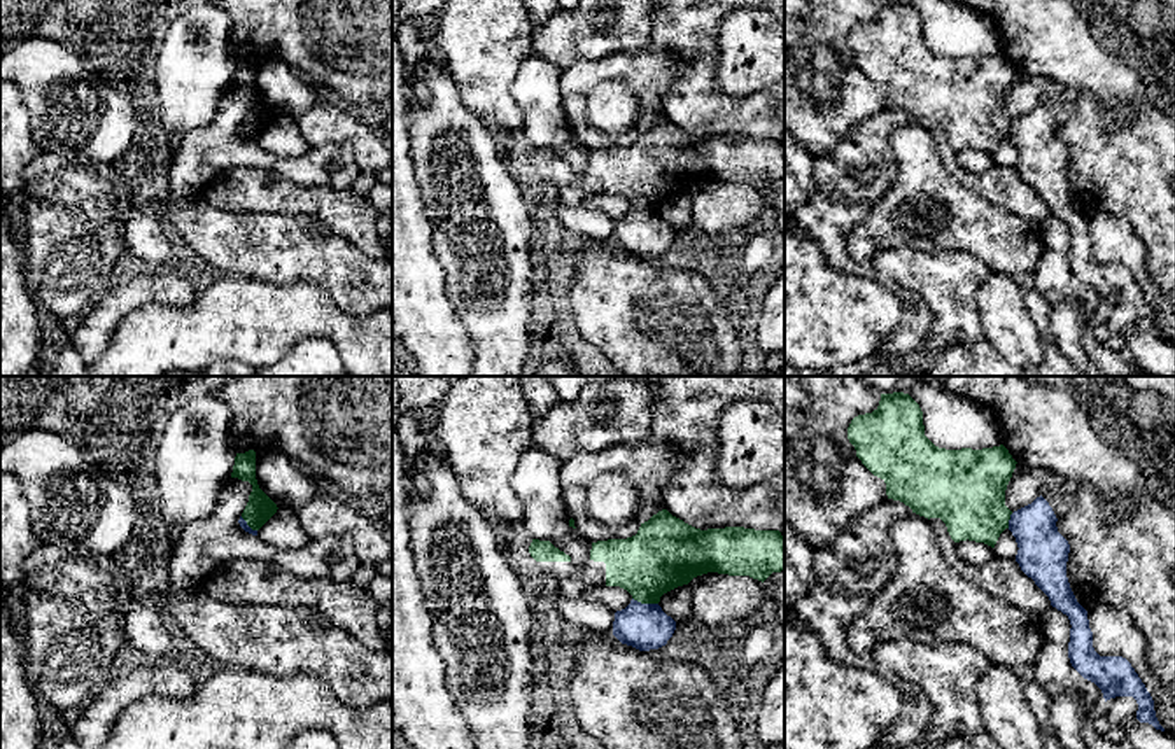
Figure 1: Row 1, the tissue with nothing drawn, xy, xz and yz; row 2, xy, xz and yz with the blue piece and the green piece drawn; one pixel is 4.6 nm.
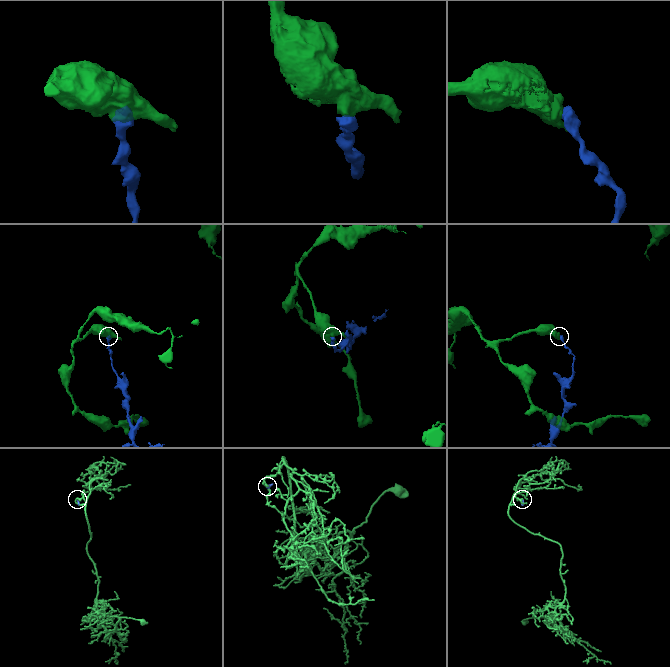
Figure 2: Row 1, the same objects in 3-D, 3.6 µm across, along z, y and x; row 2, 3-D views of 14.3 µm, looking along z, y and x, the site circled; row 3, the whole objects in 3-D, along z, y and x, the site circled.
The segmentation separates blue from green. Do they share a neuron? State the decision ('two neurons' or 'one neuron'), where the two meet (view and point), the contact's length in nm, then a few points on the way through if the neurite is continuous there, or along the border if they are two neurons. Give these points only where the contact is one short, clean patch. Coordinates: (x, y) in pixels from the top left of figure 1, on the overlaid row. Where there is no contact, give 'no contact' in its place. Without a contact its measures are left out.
two neurons; meets blue in xz at (645, 604); contact 120 nm long

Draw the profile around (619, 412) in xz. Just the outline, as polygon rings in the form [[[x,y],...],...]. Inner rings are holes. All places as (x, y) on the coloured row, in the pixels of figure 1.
[[[618,376],[588,383],[573,402],[559,402],[531,425],[531,446],[560,462],[632,444],[651,434],[655,385]]]

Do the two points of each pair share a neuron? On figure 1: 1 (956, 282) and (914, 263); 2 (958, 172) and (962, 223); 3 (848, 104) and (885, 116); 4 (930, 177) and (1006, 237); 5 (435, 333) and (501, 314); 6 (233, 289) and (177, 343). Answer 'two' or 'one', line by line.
1: one
2: two
3: two
4: one
5: two
6: one

